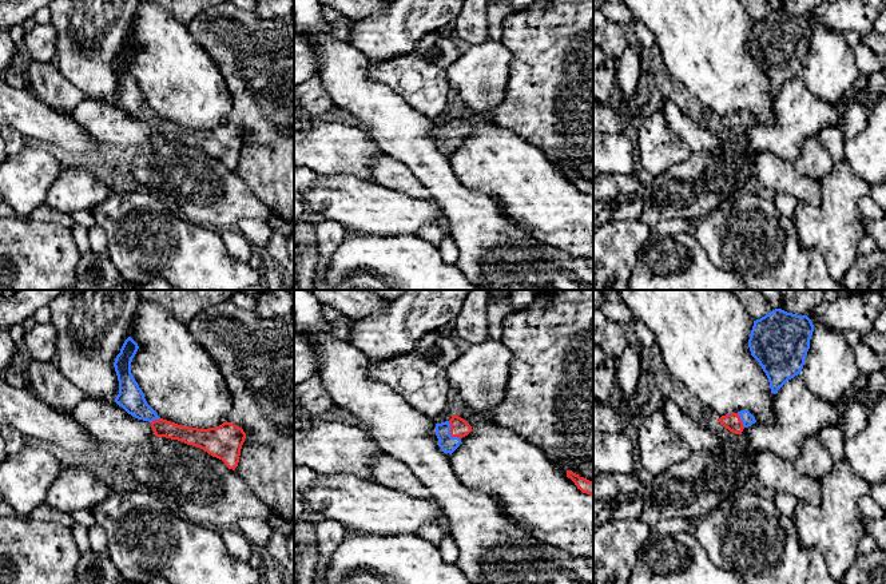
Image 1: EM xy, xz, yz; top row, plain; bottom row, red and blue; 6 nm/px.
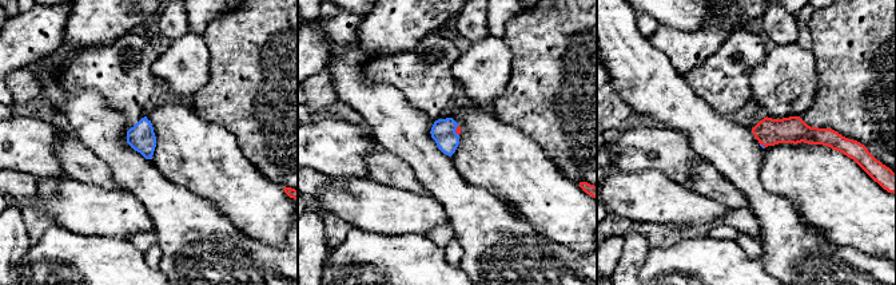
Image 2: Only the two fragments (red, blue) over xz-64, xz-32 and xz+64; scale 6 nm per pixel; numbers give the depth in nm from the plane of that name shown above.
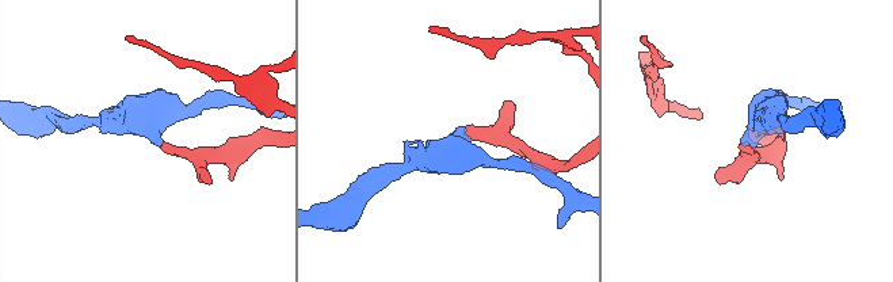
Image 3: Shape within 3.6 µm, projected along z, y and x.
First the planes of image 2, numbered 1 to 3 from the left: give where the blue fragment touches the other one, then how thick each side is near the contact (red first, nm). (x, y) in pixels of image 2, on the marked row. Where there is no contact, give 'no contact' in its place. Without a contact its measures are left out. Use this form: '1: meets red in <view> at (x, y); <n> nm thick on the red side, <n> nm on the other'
1: no contact
2: meets red in xz-32 at (456, 131); 30 nm thick on the red side, 140 nm on the other
3: meets red in xz+64 at (763, 145); 160 nm thick on the red side, 20 nm on the other

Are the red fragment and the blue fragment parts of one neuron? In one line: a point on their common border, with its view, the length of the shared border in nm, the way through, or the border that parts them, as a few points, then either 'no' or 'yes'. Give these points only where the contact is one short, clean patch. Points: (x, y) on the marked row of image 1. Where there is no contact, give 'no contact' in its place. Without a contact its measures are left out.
xz (451, 433) | 130 nm | across xz (460, 428), (451, 433), (447, 443) | yes

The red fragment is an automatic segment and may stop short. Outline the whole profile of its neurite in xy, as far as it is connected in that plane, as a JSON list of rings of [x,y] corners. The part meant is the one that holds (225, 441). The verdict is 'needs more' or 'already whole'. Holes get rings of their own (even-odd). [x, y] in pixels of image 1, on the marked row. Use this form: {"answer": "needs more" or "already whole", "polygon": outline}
{"answer": "needs more", "polygon": [[[128,337],[115,358],[114,366],[119,381],[119,394],[115,402],[132,417],[148,421],[156,437],[178,440],[200,448],[222,460],[229,469],[235,470],[246,438],[243,429],[227,421],[216,428],[198,429],[160,418],[147,404],[131,373],[131,362],[138,349],[138,343]]]}

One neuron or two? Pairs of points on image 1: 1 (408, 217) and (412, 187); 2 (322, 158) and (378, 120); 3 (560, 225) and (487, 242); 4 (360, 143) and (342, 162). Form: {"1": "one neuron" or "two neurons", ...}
{"1": "two neurons", "2": "two neurons", "3": "two neurons", "4": "one neuron"}

